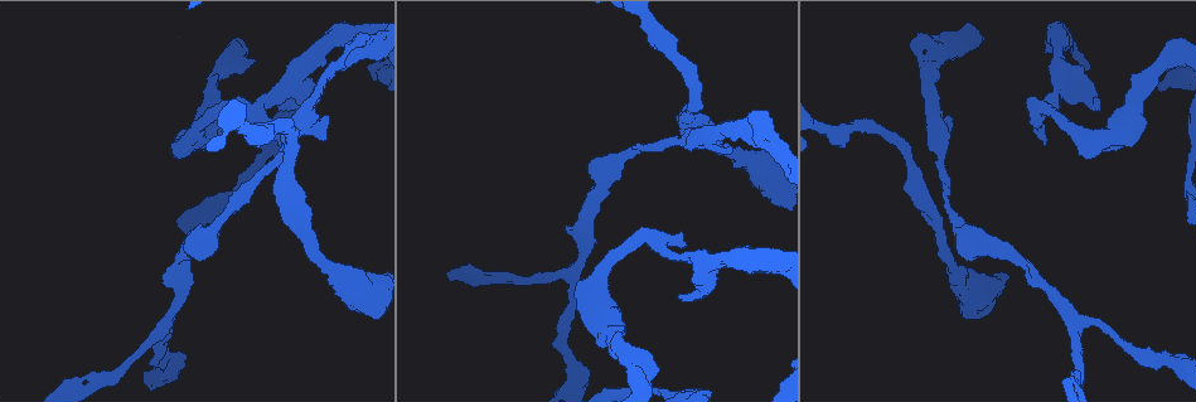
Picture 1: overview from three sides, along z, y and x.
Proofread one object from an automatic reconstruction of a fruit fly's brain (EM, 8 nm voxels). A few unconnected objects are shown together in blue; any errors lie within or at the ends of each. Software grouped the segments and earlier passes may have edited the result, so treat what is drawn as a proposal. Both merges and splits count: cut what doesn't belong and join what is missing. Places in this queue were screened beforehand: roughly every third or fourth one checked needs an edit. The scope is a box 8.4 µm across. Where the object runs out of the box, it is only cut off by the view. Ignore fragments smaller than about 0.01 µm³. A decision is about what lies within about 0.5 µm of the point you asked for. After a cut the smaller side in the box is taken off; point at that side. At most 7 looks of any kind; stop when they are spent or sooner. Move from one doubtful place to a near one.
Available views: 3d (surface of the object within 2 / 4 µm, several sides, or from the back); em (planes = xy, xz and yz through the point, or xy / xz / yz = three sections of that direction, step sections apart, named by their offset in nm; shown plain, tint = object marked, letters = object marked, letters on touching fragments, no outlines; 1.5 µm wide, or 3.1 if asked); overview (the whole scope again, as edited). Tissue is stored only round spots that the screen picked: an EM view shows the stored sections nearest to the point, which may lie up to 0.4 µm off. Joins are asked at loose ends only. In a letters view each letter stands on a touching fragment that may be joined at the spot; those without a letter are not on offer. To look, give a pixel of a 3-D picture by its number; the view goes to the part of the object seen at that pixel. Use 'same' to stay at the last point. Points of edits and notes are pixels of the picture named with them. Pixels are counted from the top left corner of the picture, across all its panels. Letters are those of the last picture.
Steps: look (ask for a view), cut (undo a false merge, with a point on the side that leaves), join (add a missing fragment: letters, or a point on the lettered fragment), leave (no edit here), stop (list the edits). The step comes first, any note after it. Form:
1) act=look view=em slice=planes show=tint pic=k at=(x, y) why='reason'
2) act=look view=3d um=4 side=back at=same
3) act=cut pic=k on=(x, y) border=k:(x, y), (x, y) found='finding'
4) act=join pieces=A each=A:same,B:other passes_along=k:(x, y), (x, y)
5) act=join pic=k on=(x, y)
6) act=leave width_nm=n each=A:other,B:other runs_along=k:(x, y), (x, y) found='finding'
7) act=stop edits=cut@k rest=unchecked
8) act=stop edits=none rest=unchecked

act=look view=3d um=4 pic=1 at=(755, 158) why='calibre changes'

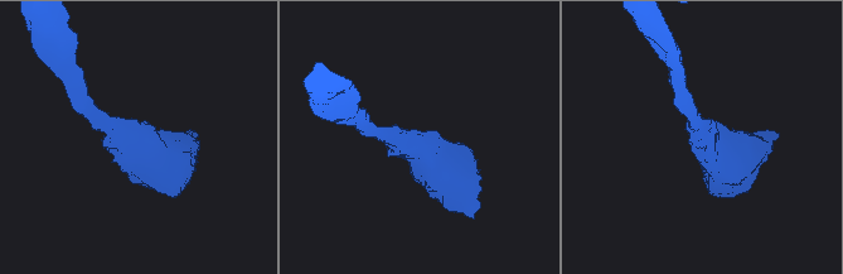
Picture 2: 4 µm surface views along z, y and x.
act=look view=em slice=xz step=4 show=letters pic=2 at=(136, 141)

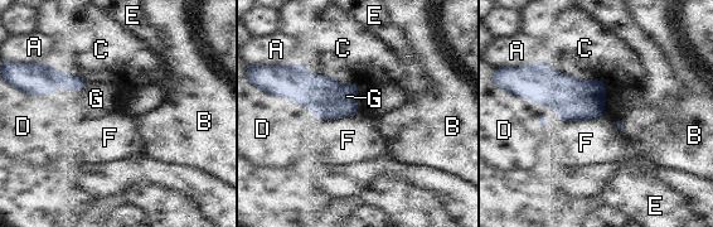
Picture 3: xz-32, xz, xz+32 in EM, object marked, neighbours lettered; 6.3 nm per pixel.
act=leave each=A:other,B:other,C:other,D:other,E:other,F:other,G:other found='all the same neuron'

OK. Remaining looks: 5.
act=look view=3d um=2 pic=1 at=(684, 246)

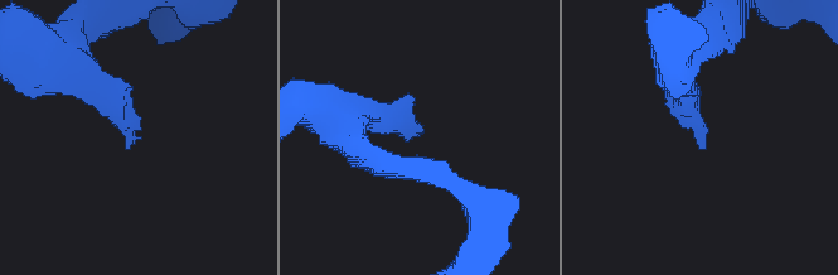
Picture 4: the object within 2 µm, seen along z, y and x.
act=look view=em slice=yz step=8 show=letters pic=4 at=(412, 133)

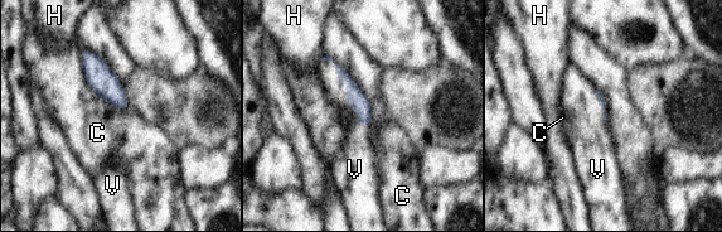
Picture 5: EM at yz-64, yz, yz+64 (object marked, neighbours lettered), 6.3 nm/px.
act=look view=em slice=planes show=letters at=same why='cut it another way'

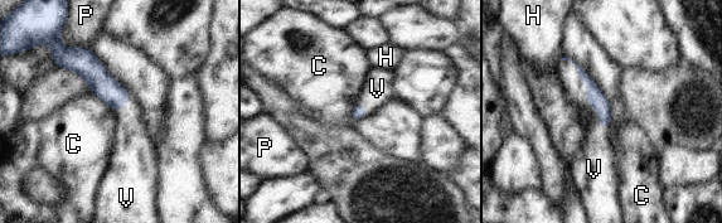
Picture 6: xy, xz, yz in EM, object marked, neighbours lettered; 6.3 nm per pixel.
act=join pieces=V each=C:other,H:other,P:other,V:same passes_along=6:(595, 97), (586, 93), (575, 90) found='it goes on there'

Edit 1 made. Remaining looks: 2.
act=look view=em slice=xz step=4 show=letters pic=1 at=(760, 111) why='an open end'

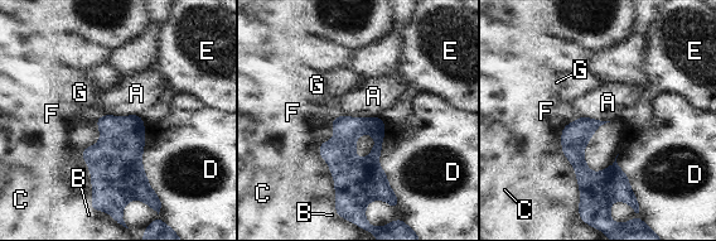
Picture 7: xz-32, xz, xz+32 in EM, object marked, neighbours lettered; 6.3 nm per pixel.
act=leave longest_contact=D:480nm each=A:other,B:other,C:other,D:other,E:other,F:other,G:other runs_along=7:(581, 120), (577, 162), (603, 196) found='no lettered fragment goes on from it'

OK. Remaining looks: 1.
act=stop edits=join@6 rest=unchecked

